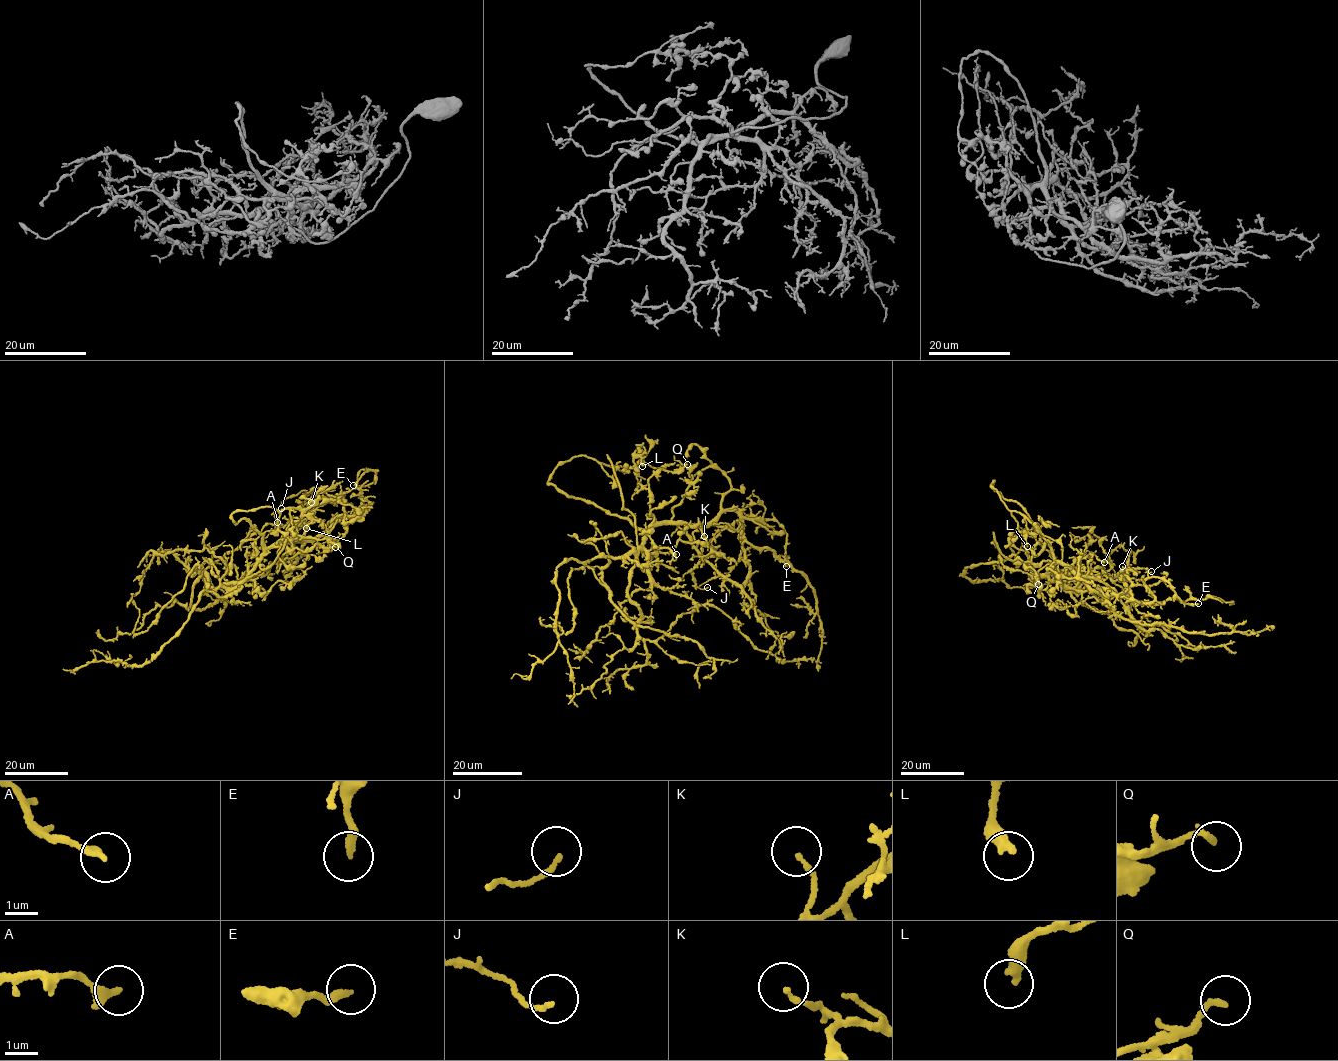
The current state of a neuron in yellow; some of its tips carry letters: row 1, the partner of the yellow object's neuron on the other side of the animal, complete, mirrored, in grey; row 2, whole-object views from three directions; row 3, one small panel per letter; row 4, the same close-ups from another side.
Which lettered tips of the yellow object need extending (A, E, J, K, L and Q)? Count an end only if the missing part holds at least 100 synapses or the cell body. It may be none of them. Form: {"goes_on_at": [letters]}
{"goes_on_at": []}

